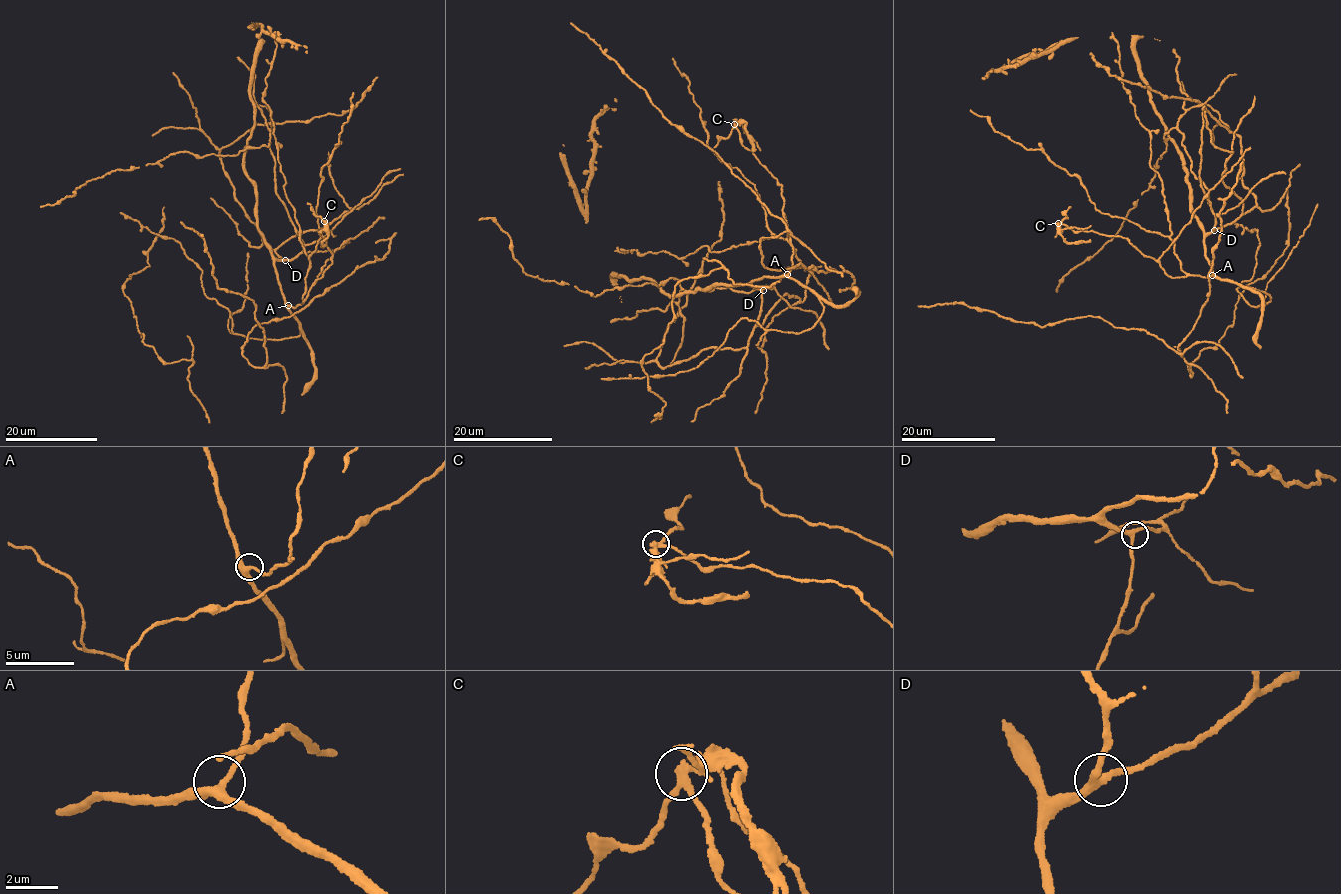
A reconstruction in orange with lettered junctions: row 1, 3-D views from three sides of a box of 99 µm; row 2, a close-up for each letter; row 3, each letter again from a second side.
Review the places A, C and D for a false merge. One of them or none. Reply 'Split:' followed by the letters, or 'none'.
Split: C

